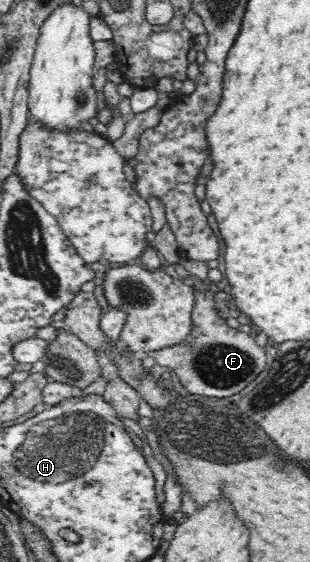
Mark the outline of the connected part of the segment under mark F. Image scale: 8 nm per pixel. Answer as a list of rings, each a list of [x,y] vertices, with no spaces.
[[[195,289],[193,294],[193,328],[189,336],[179,344],[133,354],[133,358],[143,361],[147,356],[152,357],[157,366],[172,370],[181,385],[191,394],[215,398],[239,394],[243,387],[247,387],[267,367],[265,349],[257,345],[249,334],[227,326],[226,319],[222,319],[215,309],[211,291]]]

